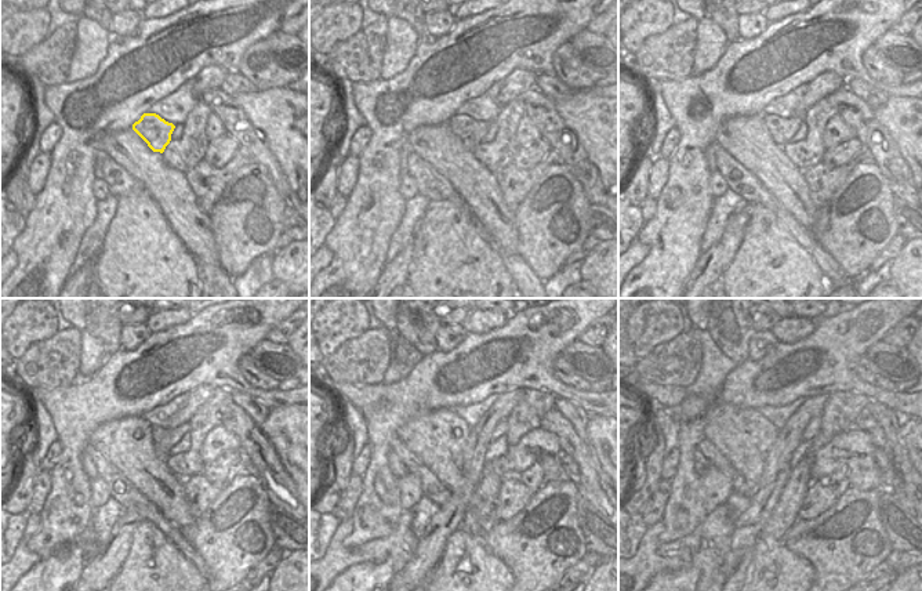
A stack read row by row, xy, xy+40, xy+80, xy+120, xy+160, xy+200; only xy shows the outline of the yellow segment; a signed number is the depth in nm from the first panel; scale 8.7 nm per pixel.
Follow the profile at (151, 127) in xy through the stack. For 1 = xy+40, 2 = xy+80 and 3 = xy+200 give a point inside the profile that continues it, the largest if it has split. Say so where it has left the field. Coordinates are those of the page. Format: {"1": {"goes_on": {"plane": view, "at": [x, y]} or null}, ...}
{"1": {"goes_on": {"plane": "xy+40", "at": [471, 131]}}, "2": {"goes_on": {"plane": "xy+80", "at": [781, 130]}}, "3": {"goes_on": {"plane": "xy+200", "at": [815, 425]}}}

